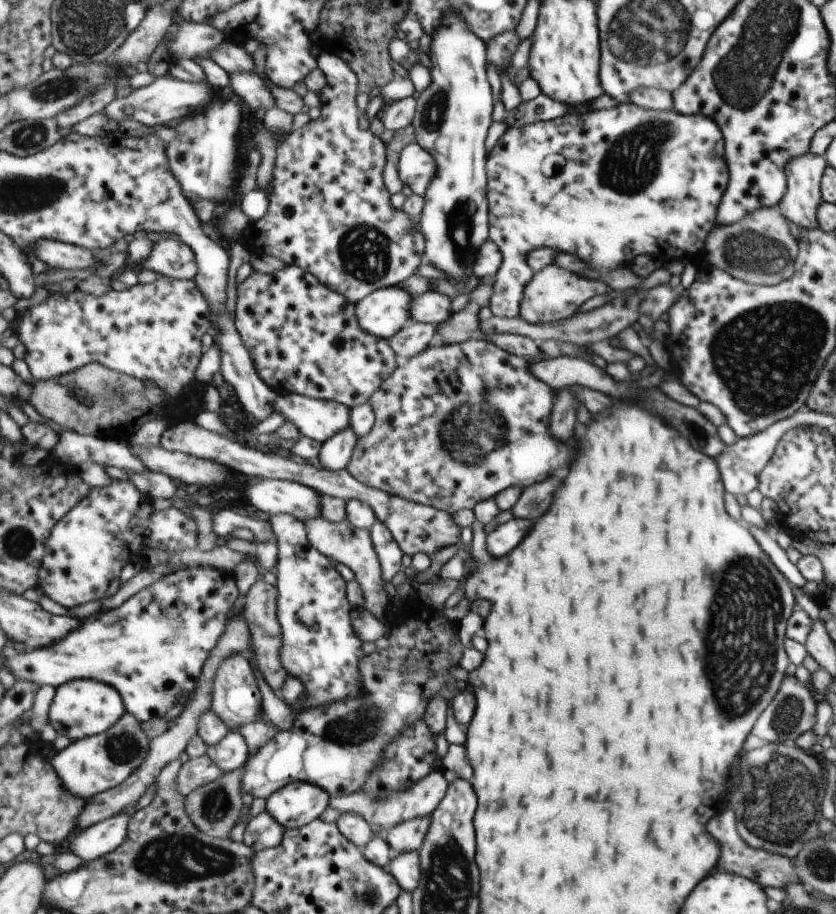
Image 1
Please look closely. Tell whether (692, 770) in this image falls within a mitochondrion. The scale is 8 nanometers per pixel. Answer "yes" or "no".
no

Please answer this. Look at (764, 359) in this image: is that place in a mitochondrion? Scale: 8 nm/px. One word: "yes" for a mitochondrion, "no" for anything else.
yes

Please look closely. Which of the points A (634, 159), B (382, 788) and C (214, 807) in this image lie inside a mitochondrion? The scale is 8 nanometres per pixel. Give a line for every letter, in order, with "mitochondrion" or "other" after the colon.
A: mitochondrion
B: other
C: mitochondrion

